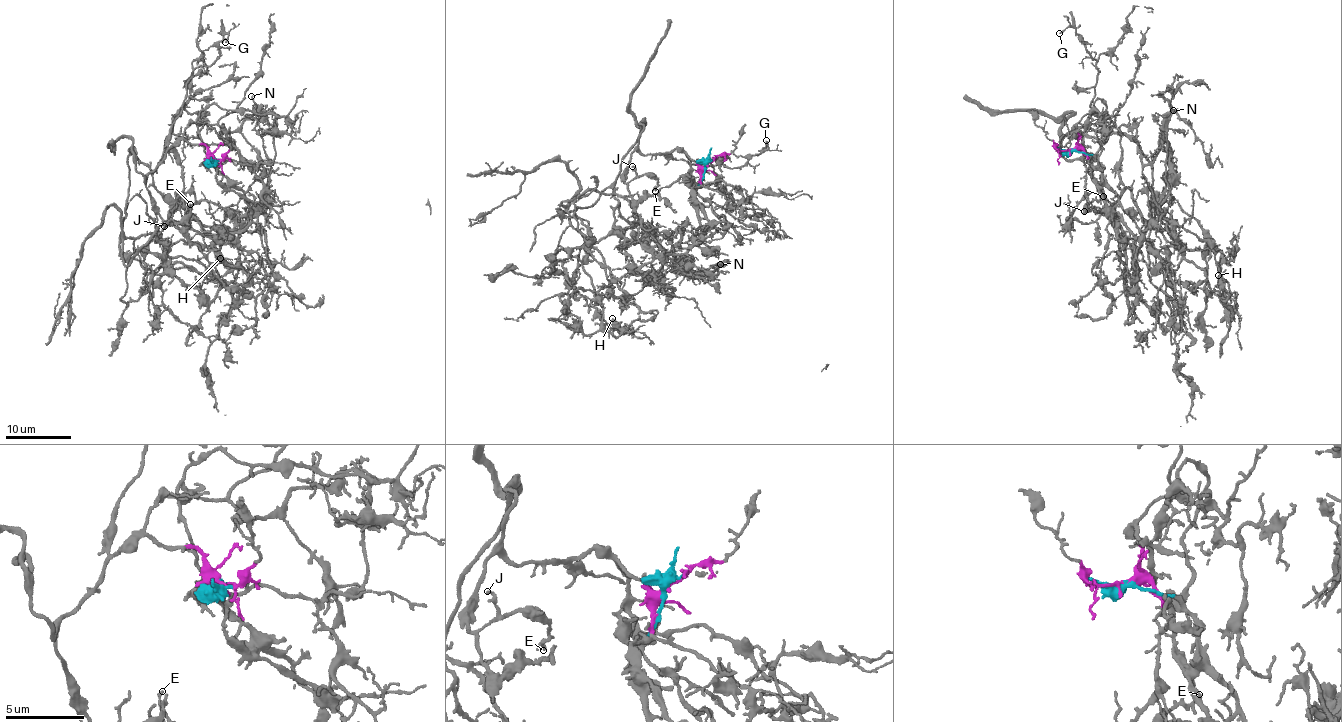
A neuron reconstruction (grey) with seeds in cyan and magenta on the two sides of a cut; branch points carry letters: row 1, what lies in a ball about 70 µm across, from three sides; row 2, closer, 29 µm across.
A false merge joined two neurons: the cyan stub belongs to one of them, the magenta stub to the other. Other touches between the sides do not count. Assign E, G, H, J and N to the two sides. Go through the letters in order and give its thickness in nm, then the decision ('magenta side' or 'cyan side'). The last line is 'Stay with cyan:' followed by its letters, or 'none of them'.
E: 170 nm thick; magenta side
G: 180 nm thick; magenta side
H: 260 nm thick; cyan side
J: 200 nm thick; magenta side
N: 140 nm thick; cyan side
Stay with cyan: H, N

